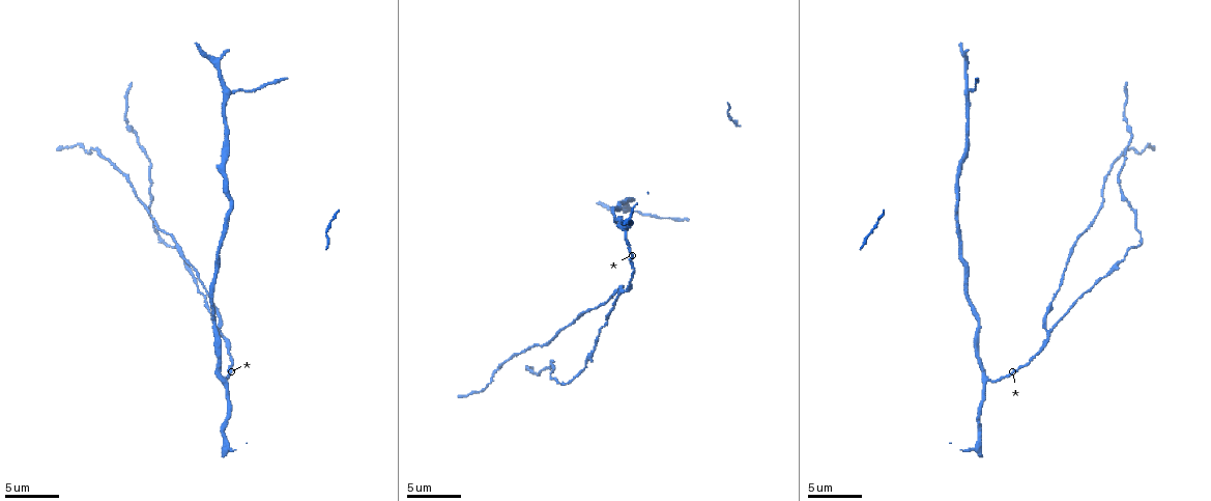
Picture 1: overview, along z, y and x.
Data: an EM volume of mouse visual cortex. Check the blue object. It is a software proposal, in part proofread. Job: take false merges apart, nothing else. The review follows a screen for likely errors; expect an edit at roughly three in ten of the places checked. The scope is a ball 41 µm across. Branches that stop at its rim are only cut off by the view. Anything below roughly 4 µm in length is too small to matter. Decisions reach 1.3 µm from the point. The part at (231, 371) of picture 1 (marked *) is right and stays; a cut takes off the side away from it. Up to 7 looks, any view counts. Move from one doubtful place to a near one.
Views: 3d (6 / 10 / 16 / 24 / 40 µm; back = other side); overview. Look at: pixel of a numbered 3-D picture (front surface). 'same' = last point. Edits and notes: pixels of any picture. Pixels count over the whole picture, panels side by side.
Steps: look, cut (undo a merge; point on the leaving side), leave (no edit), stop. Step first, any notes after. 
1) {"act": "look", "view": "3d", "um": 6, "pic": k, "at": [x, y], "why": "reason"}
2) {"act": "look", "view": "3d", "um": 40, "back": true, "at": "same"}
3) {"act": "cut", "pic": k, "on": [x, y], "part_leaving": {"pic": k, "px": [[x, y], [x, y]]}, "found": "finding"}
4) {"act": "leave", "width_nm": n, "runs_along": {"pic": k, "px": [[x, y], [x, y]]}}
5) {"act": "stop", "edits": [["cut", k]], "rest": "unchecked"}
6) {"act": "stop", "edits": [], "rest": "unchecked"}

{"act": "look", "view": "3d", "um": 6, "pic": 1, "at": [1048, 333], "why": "side arm on a straight run"}

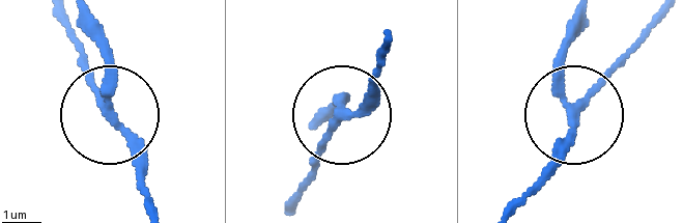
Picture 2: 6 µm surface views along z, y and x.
{"act": "leave", "arms": 3, "runs_along": {"pic": 2, "px": [[511, 206], [571, 117], [561, 48], [571, 21]]}, "found": "all the same cell"}

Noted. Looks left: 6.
{"act": "look", "view": "3d", "um": 10, "pic": 1, "at": [224, 383], "why": "side arm on a straight run"}

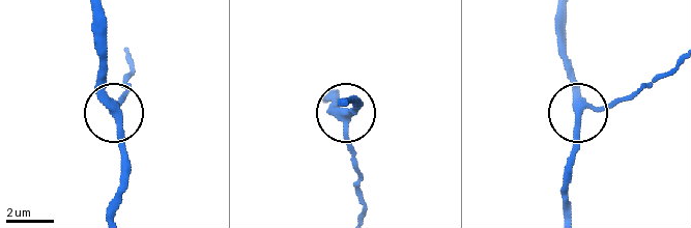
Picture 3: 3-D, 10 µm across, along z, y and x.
{"act": "leave", "side_arm_um": 10, "runs_along": {"pic": 3, "px": [[638, 90], [577, 112], [569, 187]]}, "found": "one cell here"}

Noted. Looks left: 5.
{"act": "look", "view": "3d", "um": 10, "pic": 1, "at": [224, 111], "why": "calibre changes"}

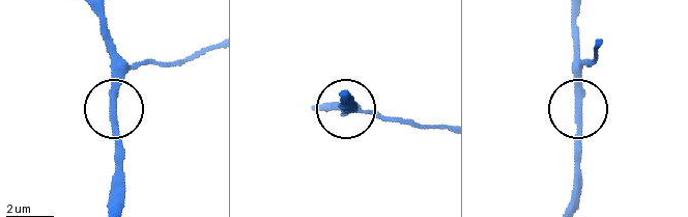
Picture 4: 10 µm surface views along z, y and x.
{"act": "look", "view": "3d", "um": 6, "pic": 4, "at": [112, 108]}

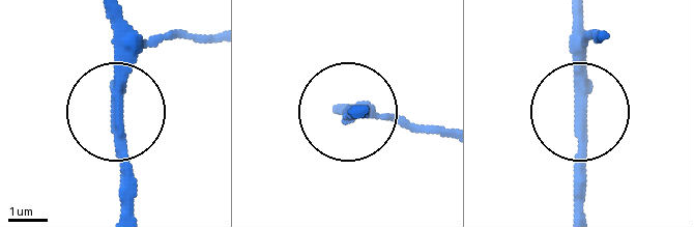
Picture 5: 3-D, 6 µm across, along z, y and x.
{"act": "leave", "runs_along": {"pic": 5, "px": [[577, 202], [577, 13]]}, "found": "one cell here"}

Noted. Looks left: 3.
{"act": "stop", "edits": [], "rest": "unchecked"}

